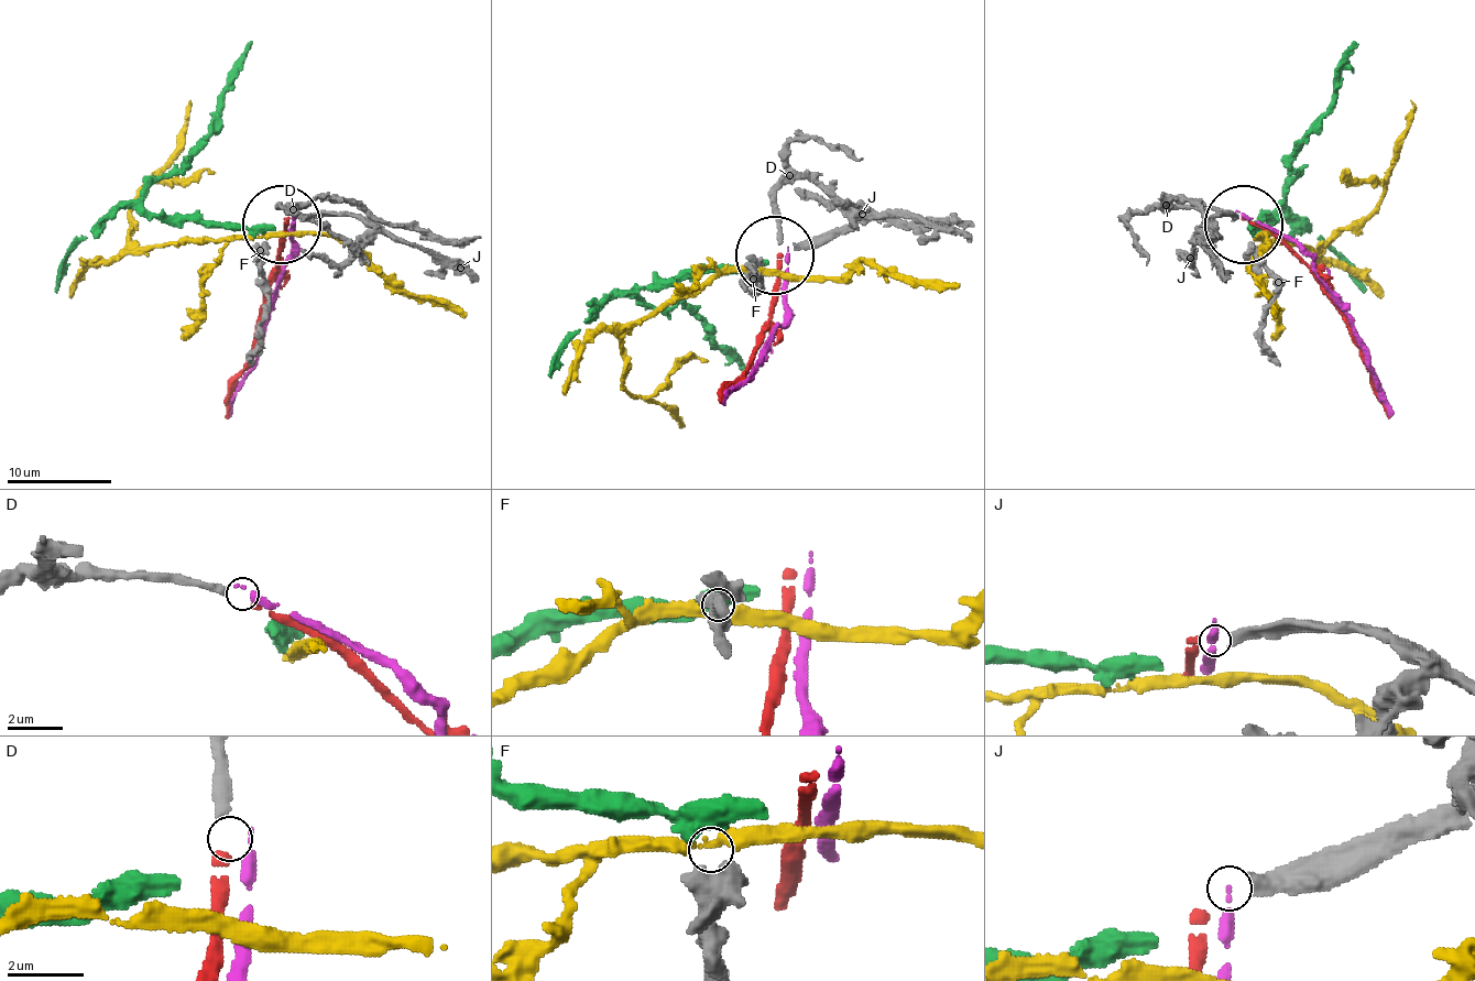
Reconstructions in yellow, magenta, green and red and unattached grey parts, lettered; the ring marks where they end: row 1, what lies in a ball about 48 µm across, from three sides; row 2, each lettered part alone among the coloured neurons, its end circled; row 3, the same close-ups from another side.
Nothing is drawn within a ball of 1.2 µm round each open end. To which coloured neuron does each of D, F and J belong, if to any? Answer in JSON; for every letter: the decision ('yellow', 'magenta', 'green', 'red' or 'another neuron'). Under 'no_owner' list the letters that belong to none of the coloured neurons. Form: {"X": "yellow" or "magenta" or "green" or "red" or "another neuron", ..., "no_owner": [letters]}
{"D": "red", "F": "yellow", "J": "another neuron", "no_owner": ["J"]}

